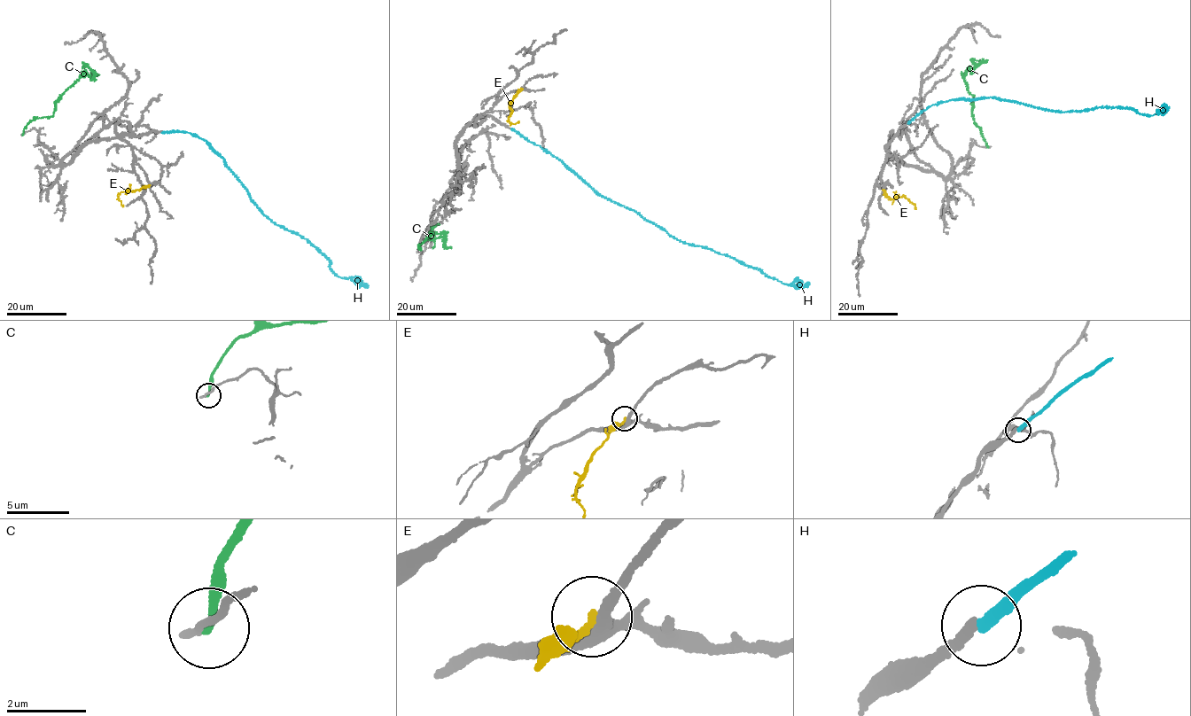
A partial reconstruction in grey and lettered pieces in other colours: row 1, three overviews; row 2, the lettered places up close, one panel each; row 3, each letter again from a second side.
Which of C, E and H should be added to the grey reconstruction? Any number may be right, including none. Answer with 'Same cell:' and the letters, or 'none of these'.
Same cell: none of these

